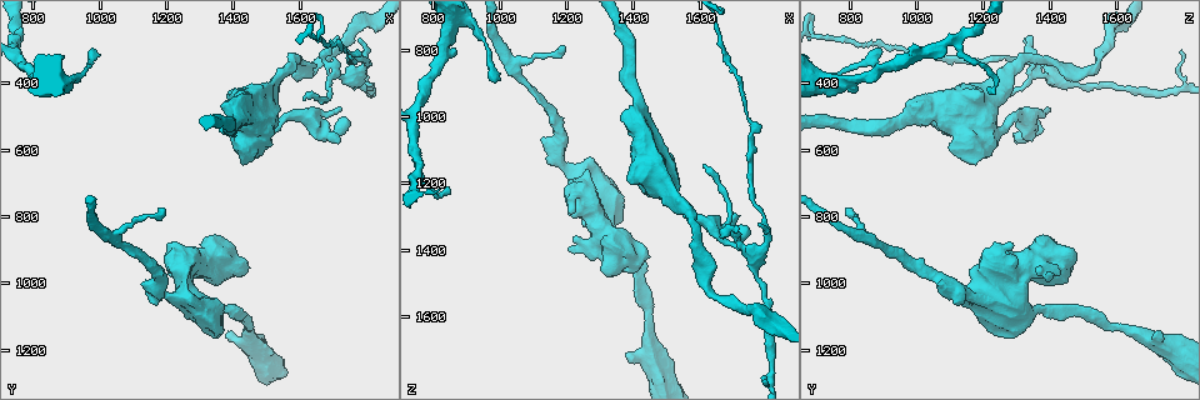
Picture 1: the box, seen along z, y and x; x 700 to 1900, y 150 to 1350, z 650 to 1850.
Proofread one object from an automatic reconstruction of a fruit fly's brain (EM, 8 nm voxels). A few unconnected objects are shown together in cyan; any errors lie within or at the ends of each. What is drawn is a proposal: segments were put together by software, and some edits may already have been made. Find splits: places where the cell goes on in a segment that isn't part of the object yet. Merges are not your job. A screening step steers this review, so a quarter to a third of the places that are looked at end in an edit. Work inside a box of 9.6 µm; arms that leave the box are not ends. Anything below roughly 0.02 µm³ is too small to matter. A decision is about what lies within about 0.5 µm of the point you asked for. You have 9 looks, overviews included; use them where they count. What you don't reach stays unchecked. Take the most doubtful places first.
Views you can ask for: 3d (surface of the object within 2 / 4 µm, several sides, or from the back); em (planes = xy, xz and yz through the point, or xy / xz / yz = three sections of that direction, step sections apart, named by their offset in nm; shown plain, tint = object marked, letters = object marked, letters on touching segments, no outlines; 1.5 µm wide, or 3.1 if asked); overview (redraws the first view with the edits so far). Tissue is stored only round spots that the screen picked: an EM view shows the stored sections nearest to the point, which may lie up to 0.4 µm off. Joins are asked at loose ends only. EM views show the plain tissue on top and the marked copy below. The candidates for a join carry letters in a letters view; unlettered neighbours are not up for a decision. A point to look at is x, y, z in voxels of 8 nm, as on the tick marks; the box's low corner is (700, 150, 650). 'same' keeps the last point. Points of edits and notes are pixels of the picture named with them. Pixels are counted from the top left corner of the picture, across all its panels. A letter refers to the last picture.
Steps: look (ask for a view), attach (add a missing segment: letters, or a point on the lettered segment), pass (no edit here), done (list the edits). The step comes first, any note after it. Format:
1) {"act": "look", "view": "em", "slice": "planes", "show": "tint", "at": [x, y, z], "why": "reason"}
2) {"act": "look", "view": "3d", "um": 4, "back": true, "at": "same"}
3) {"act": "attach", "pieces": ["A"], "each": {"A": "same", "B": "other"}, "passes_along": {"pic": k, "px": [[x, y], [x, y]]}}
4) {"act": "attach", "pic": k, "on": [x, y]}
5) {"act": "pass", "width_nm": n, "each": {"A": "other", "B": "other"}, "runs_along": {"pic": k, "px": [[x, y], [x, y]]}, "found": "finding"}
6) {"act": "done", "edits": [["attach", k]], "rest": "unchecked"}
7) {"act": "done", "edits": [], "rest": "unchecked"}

{"act": "look", "view": "3d", "um": 4, "at": [1370, 1150, 1710], "why": "an open end"}

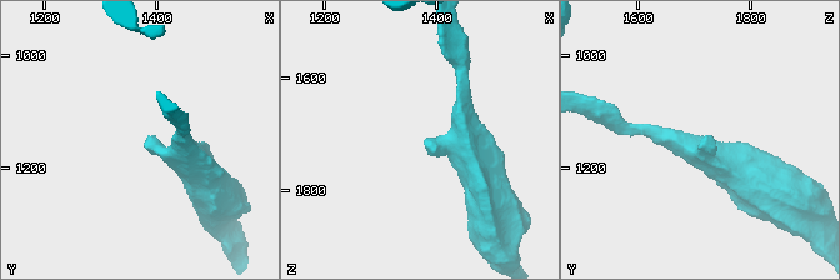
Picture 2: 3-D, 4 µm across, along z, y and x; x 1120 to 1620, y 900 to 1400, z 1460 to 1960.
{"act": "look", "view": "em", "slice": "xy", "step": 8, "show": "tint", "at": [1375, 1155, 1710]}

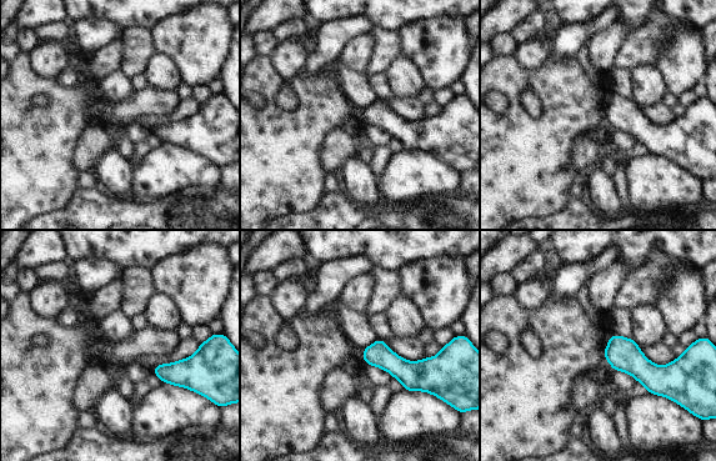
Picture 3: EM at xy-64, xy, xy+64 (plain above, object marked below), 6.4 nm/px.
{"act": "look", "view": "em", "slice": "planes", "show": "letters", "at": "same", "why": "another direction"}

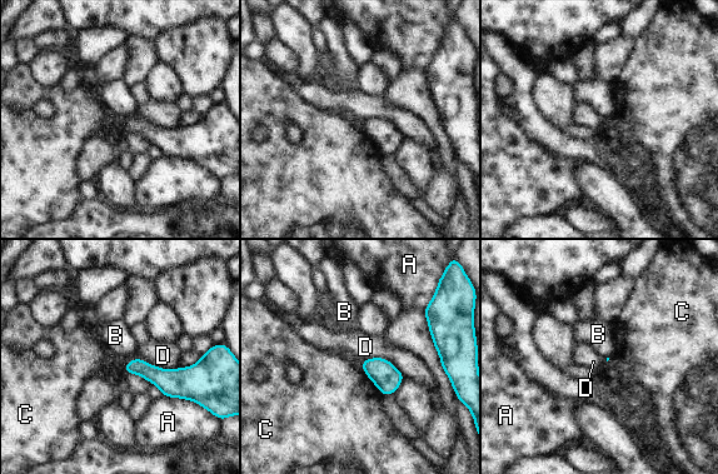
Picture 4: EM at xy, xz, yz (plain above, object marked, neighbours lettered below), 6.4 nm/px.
{"act": "pass", "each": {"A": "other", "B": "other", "C": "other", "D": "other"}, "border": {"pic": 4, "px": [[178, 368], [131, 359], [123, 369]]}, "found": "no lettered segment goes on from it"}

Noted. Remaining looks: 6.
{"act": "look", "view": "em", "slice": "xz", "step": 4, "show": "tint", "at": [1210, 970, 1400], "why": "an open end"}

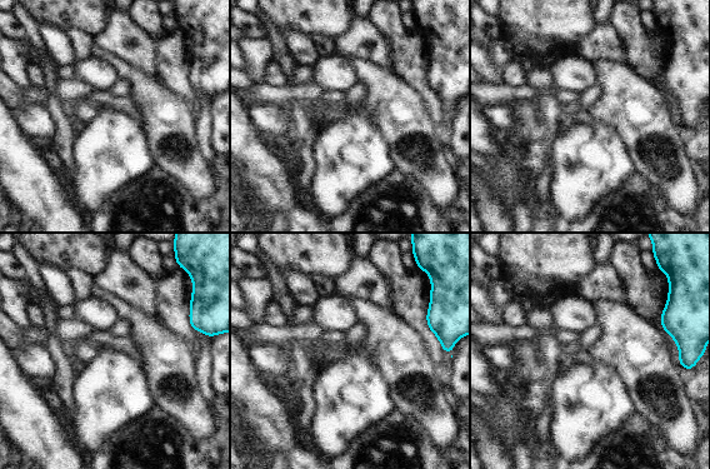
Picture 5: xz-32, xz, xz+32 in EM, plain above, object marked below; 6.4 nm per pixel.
{"act": "look", "view": "em", "slice": "planes", "show": "letters", "at": "same", "why": "cut it another way"}

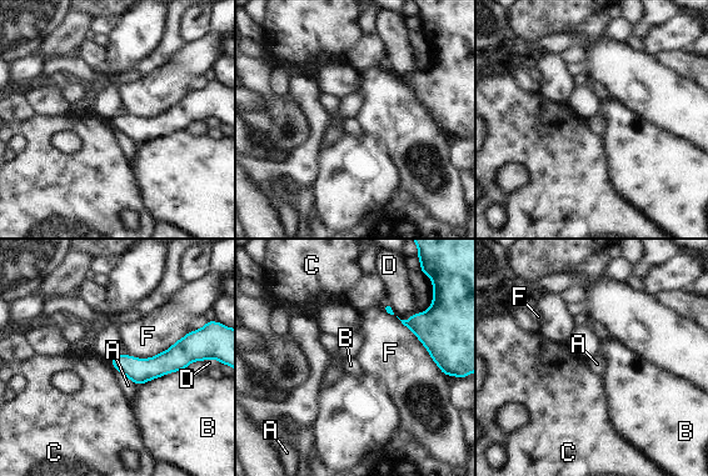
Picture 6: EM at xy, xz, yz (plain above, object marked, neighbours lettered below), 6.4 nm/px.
{"act": "pass", "each": {"A": "other", "B": "other", "C": "other", "D": "other", "F": "other"}, "runs_along": {"pic": 6, "px": [[190, 352], [160, 365], [114, 361]]}, "found": "none of them fits"}

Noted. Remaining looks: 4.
{"act": "look", "view": "3d", "um": 2, "at": [1780, 280, 1330], "why": "tapers out"}

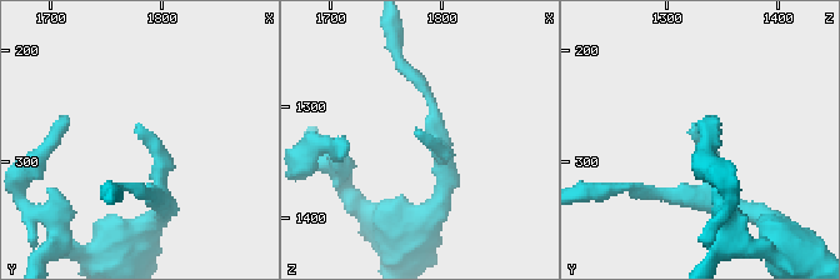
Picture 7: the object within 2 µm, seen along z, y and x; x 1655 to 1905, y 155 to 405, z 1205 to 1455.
{"act": "look", "view": "em", "slice": "xy", "step": 8, "show": "letters", "at": [1778, 274, 1318]}

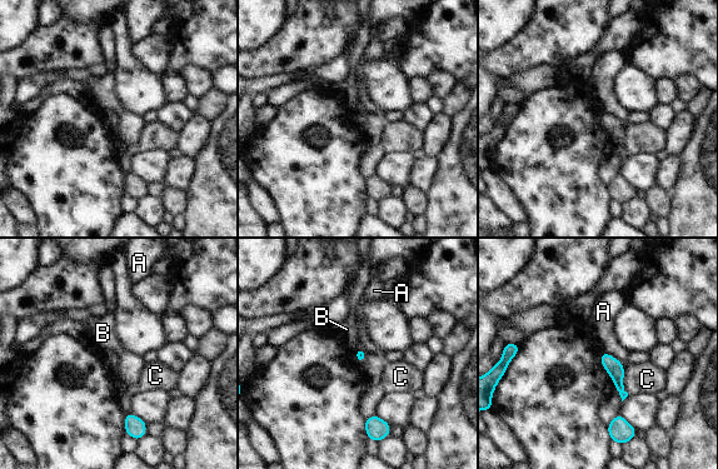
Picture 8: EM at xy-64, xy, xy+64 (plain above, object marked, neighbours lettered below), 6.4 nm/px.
{"act": "look", "view": "em", "slice": "planes", "show": "letters", "at": "same", "why": "cut it another way"}

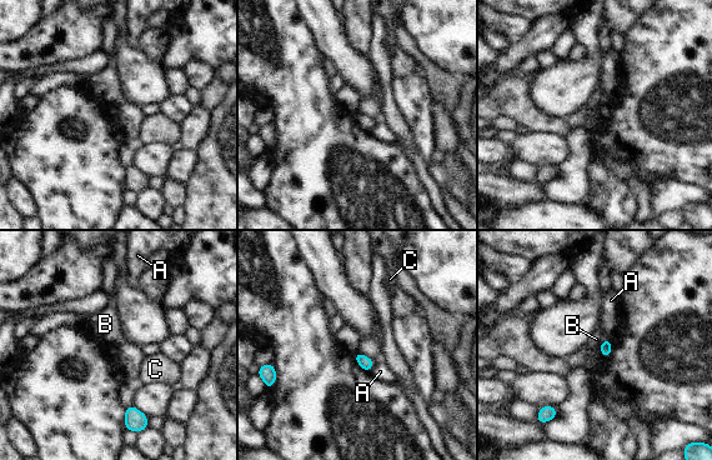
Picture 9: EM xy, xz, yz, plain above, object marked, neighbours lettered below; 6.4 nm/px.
{"act": "pass", "longest_contact_nm": ["A", 80], "each": {"A": "other", "B": "other", "C": "other"}, "border": {"pic": 9, "px": [[603, 339], [600, 346]]}, "found": "no lettered segment goes on from it"}

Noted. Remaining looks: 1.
{"act": "look", "view": "em", "slice": "planes", "show": "letters", "at": [1720, 480, 1380], "why": "thin end"}

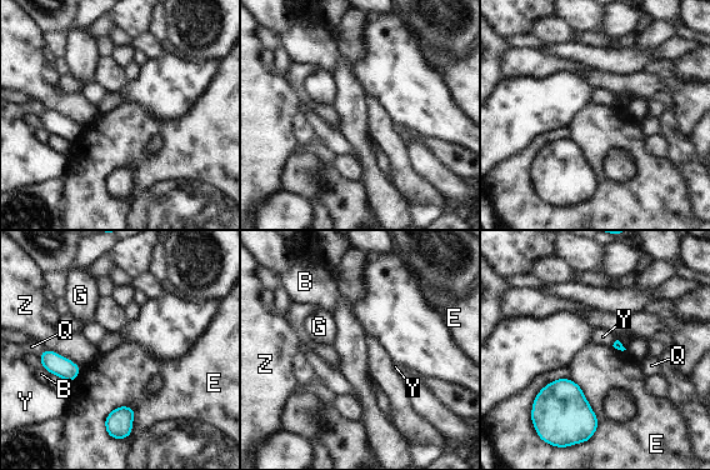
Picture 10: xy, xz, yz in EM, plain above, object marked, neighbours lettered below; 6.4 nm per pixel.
{"act": "pass", "each": {"B": "other", "E": "other", "G": "other", "Q": "other", "Y": "other", "Z": "other"}, "border": {"pic": 10, "px": [[534, 396], [573, 380], [593, 436]]}, "found": "no lettered segment goes on from it"}

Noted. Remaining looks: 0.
{"act": "done", "edits": [], "rest": "unchecked"}

